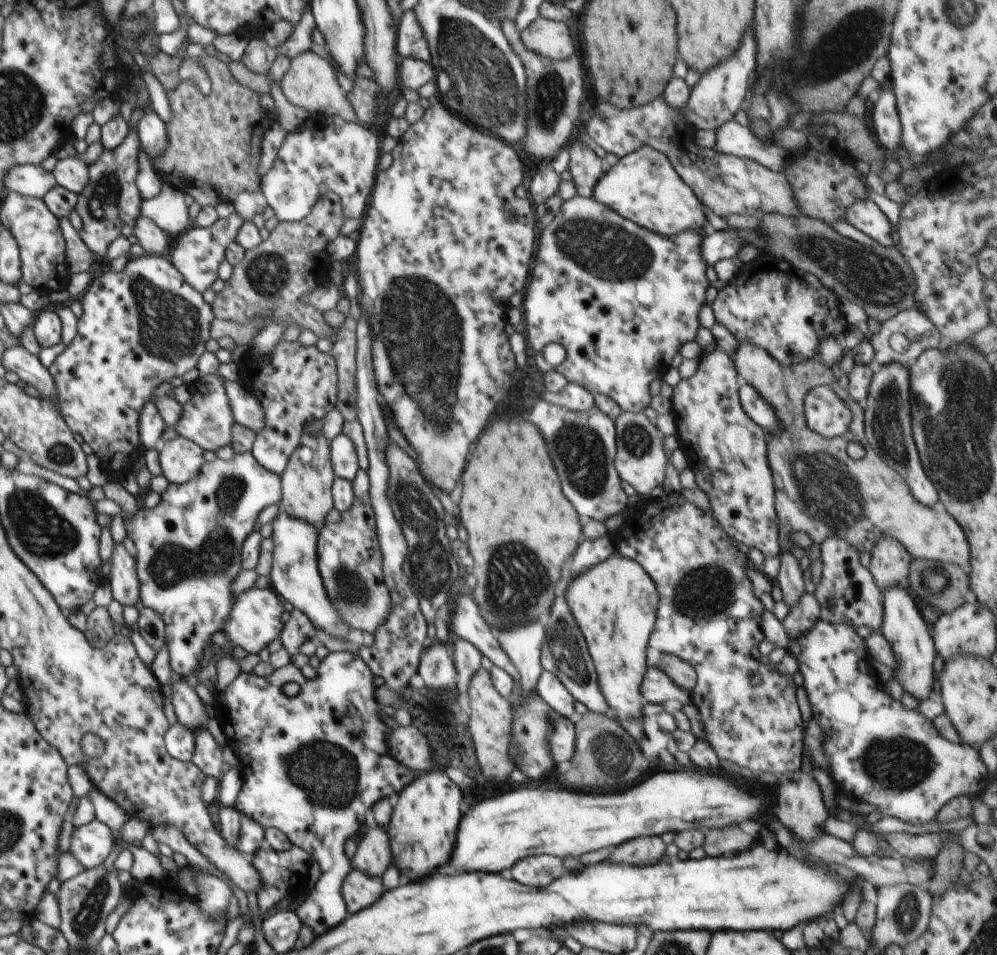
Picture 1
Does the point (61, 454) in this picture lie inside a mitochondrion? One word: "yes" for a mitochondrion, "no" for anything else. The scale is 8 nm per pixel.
yes

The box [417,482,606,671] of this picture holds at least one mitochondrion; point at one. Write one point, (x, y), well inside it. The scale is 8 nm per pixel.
(521, 590)

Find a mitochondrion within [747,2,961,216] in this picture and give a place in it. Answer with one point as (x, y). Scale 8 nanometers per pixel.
(843, 51)

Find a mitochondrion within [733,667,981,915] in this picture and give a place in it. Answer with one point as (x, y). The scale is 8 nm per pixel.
(897, 764)

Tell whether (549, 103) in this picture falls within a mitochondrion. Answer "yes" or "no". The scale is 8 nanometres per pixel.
yes

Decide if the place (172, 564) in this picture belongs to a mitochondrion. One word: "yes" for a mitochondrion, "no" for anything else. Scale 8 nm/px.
yes

